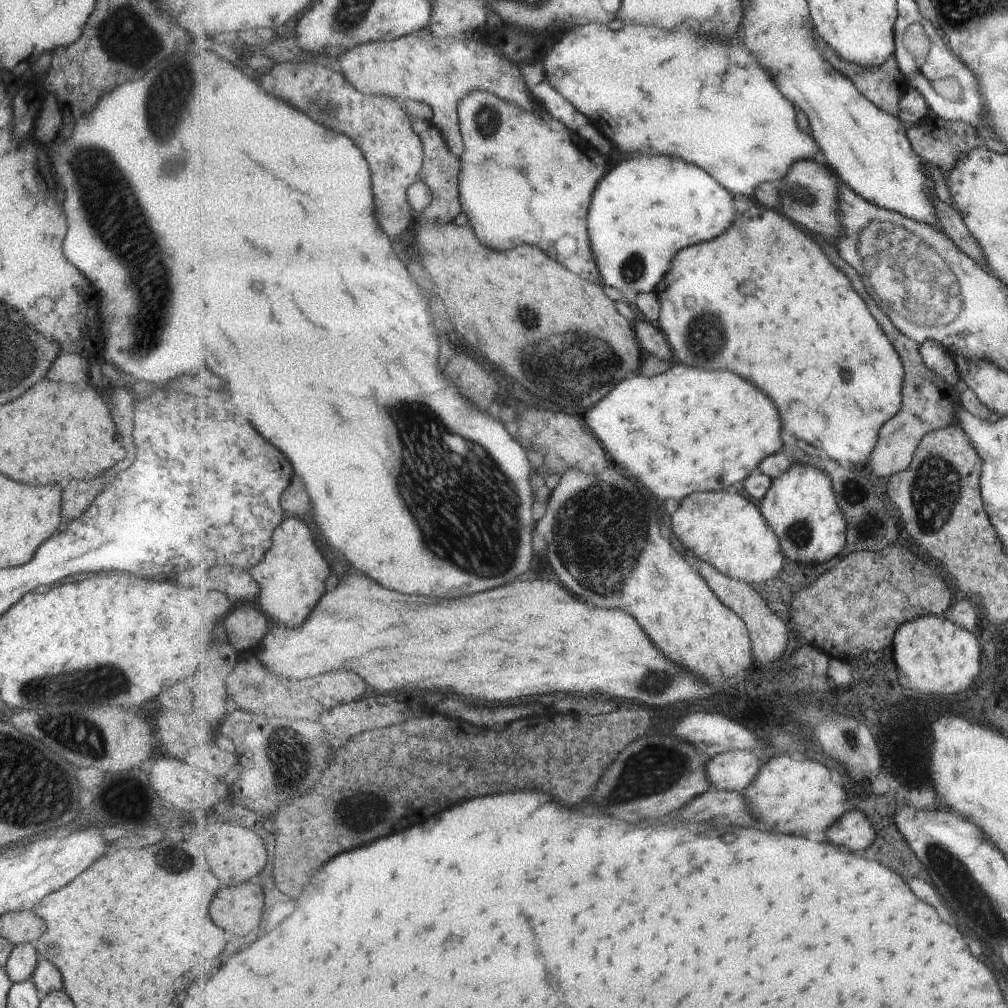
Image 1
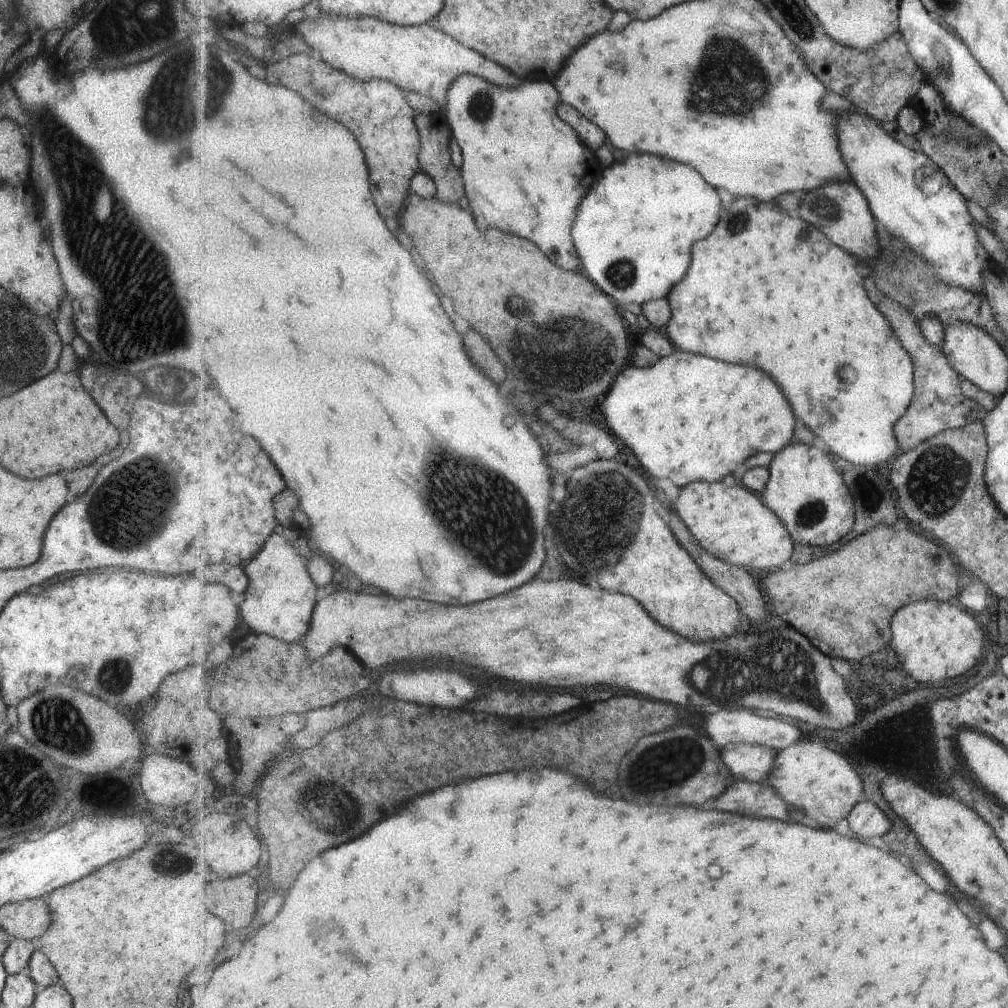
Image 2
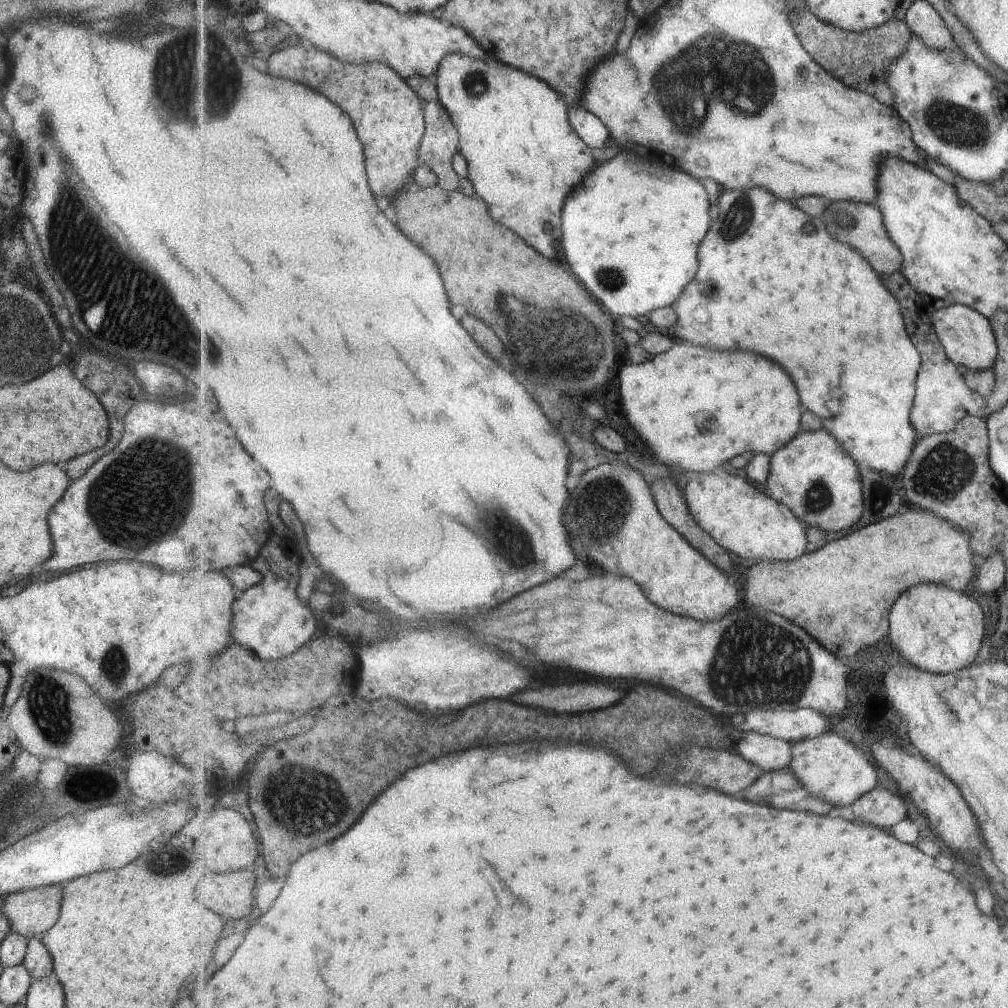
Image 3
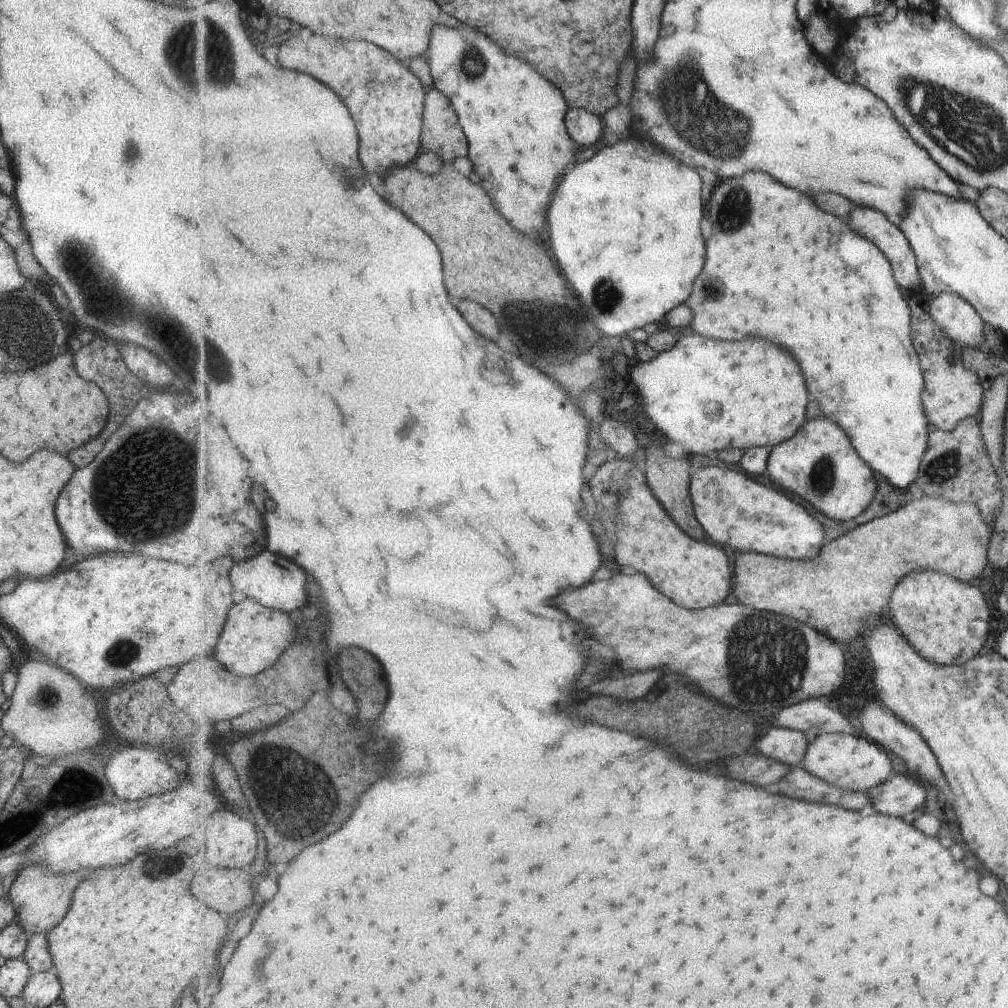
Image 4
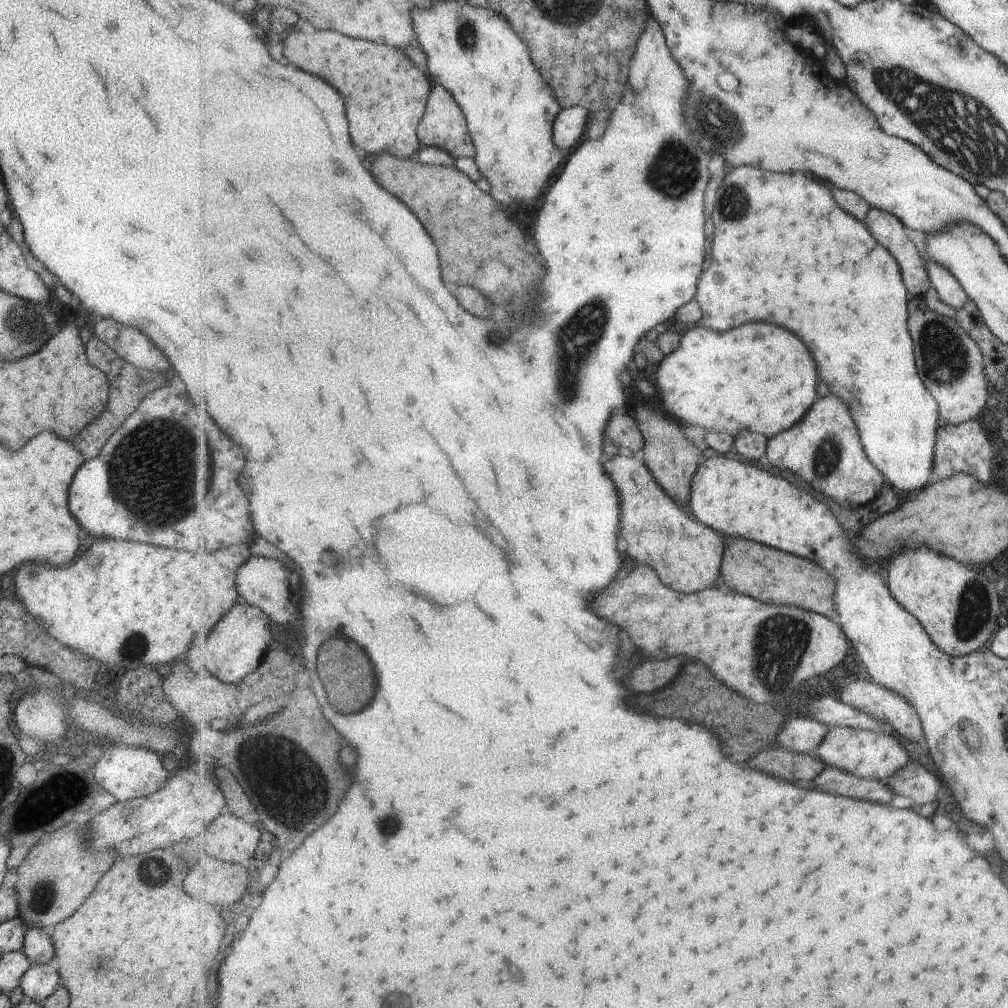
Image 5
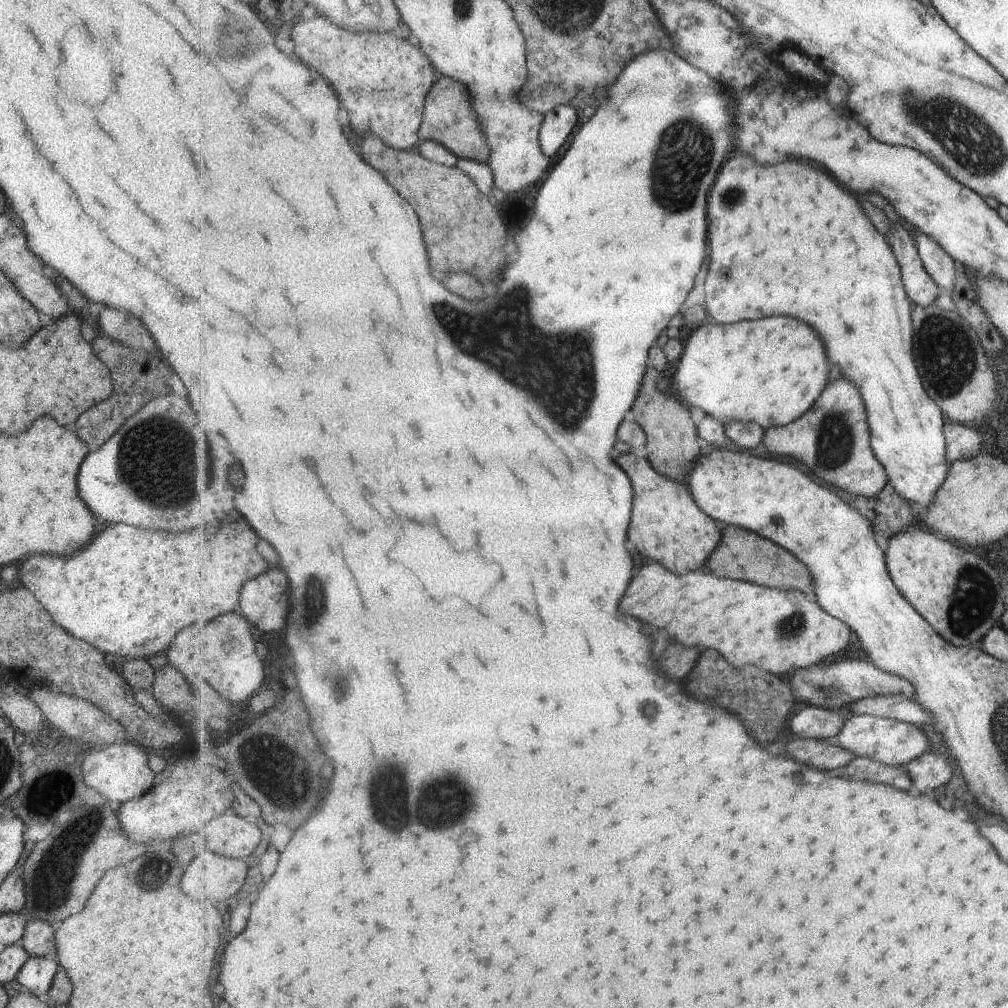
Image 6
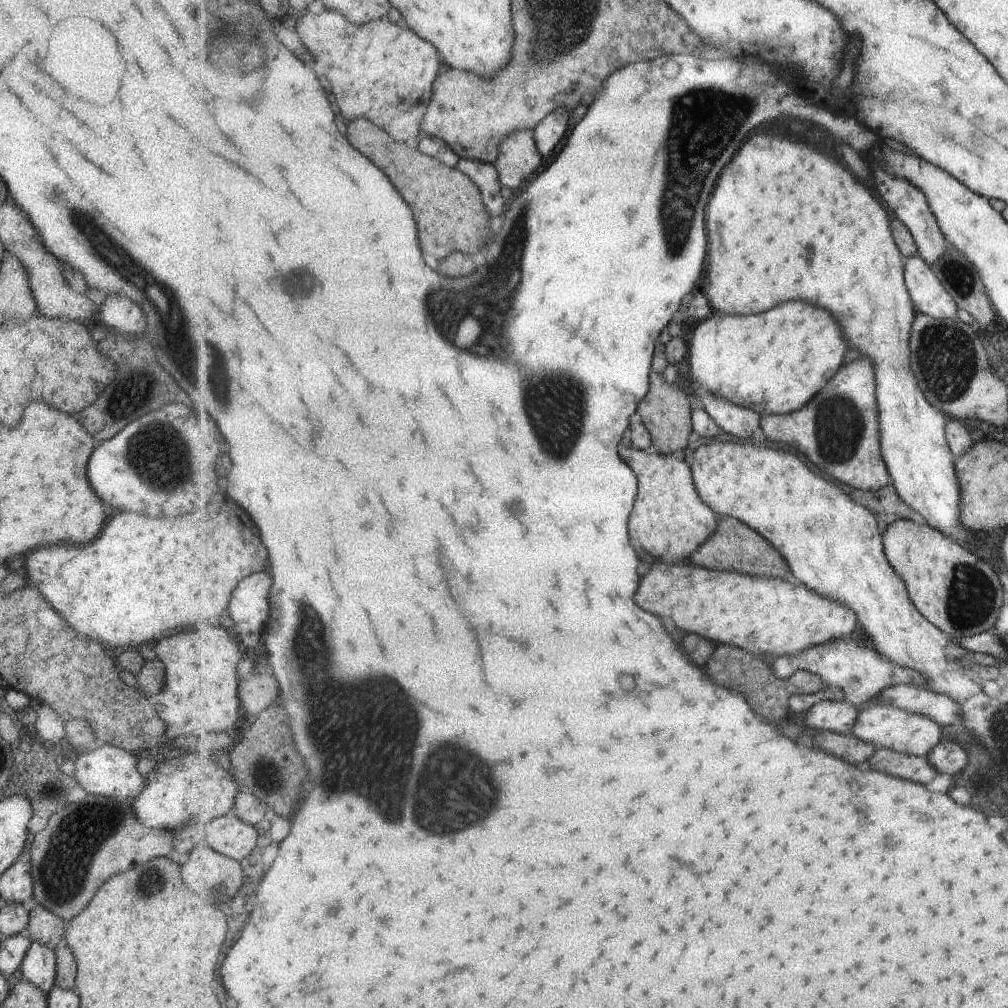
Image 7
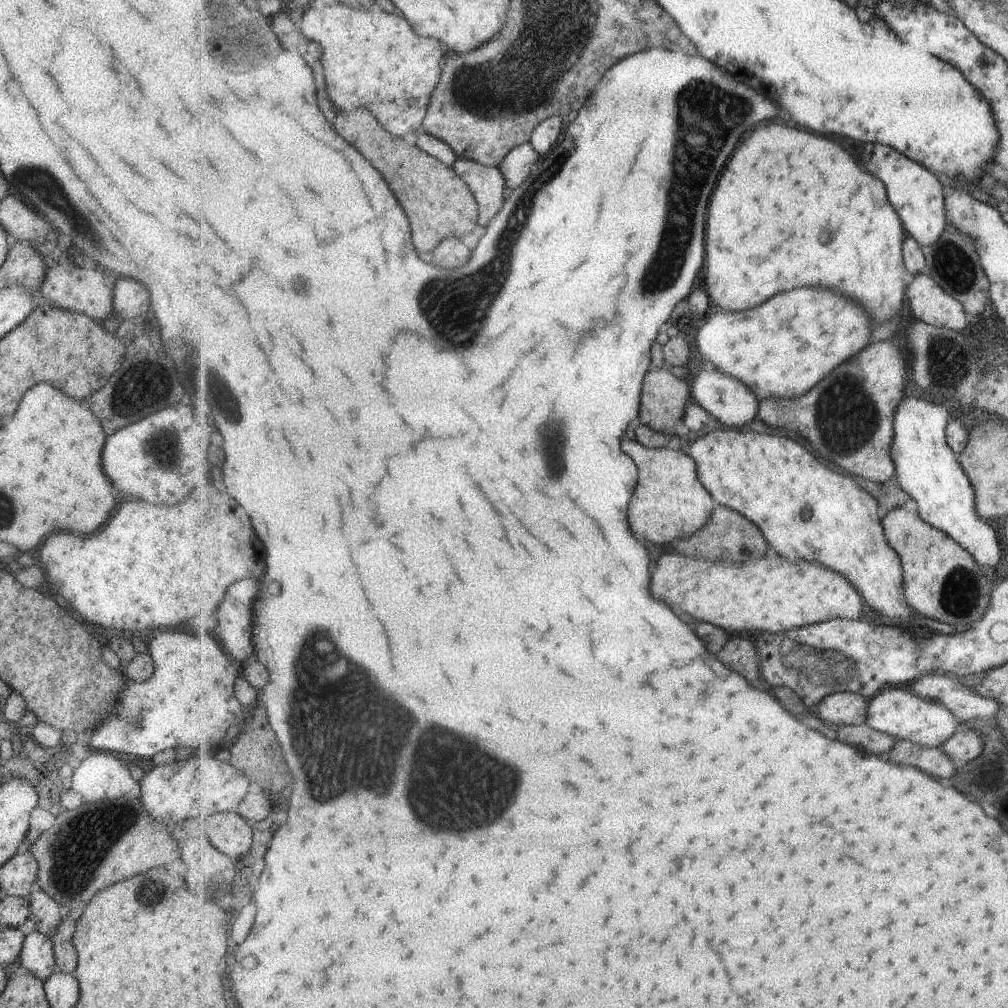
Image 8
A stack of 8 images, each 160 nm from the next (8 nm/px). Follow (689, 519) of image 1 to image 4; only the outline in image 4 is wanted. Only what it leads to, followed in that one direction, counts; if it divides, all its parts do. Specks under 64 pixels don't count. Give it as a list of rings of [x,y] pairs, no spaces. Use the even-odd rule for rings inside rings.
[[[703,466],[692,474],[690,491],[699,522],[721,547],[796,561],[817,556],[817,548],[823,546],[823,526],[803,504],[797,504],[781,490],[759,484],[748,474],[727,466]]]

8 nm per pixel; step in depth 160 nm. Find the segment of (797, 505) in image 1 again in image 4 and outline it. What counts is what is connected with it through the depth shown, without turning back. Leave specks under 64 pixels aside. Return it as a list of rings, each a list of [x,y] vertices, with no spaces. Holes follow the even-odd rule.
[[[822,414],[807,420],[793,438],[772,447],[768,472],[774,482],[799,494],[815,510],[845,522],[867,510],[878,489],[878,476],[857,452],[850,436],[829,418]]]

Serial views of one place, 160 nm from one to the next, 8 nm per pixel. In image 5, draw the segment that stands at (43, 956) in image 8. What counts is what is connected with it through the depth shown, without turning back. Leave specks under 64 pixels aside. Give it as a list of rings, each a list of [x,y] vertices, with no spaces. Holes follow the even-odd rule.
[[[30,963],[29,968],[21,975],[18,985],[25,997],[41,1003],[59,984],[58,971],[46,964]]]

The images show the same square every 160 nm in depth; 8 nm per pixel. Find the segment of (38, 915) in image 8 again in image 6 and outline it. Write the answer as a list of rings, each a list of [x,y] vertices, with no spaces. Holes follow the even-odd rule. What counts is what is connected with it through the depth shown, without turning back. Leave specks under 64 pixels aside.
[[[39,919],[26,921],[19,944],[29,957],[44,957],[56,952],[54,941],[55,926]]]

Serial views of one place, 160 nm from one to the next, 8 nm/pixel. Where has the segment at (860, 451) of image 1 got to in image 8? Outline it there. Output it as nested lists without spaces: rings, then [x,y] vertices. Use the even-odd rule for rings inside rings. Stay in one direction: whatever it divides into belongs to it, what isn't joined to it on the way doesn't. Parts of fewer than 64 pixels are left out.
[[[767,124],[759,126],[739,148],[735,150],[735,156],[731,156],[731,164],[727,166],[729,172],[735,176],[723,176],[717,184],[715,196],[711,200],[709,208],[709,218],[707,218],[707,282],[708,294],[714,304],[729,310],[753,310],[755,306],[765,304],[777,294],[795,290],[795,288],[805,288],[805,286],[819,286],[819,288],[833,288],[839,293],[848,296],[862,304],[866,311],[875,320],[875,326],[885,324],[889,320],[898,317],[905,304],[905,295],[908,291],[910,275],[904,261],[903,243],[908,234],[906,228],[888,199],[887,190],[881,180],[871,176],[869,172],[863,172],[853,158],[833,140],[827,140],[823,136],[817,136],[813,132],[799,130],[795,126],[785,126],[785,124]],[[905,396],[901,402],[903,404],[899,404],[895,414],[894,439],[890,448],[899,484],[917,501],[917,511],[923,520],[958,541],[979,564],[983,564],[983,568],[995,566],[1001,548],[993,528],[978,515],[974,485],[960,463],[959,454],[947,442],[949,412],[913,396]]]

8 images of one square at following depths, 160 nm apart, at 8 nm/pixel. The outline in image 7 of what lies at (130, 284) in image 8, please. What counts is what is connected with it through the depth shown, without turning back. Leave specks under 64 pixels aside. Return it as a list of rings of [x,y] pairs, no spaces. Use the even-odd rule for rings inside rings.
[[[121,295],[107,297],[99,309],[99,322],[124,335],[141,334],[146,330],[143,311],[137,303]]]

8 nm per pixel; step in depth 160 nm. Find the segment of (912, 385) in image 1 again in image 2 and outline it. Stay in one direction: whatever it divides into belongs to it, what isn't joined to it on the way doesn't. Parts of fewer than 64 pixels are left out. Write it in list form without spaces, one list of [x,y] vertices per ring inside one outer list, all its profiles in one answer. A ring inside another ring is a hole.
[[[867,273],[865,286],[867,286],[871,300],[875,300],[875,304],[879,304],[879,310],[883,314],[887,314],[889,324],[895,330],[903,348],[915,361],[916,379],[914,383],[916,389],[914,390],[913,400],[905,416],[894,424],[894,433],[900,446],[899,453],[912,451],[922,442],[941,434],[943,431],[964,427],[971,422],[982,421],[987,418],[987,409],[965,396],[961,376],[950,365],[947,355],[940,348],[929,344],[926,336],[922,333],[918,318],[915,318],[908,308],[892,300],[889,296],[885,296],[877,288],[875,280],[869,276],[869,273]]]

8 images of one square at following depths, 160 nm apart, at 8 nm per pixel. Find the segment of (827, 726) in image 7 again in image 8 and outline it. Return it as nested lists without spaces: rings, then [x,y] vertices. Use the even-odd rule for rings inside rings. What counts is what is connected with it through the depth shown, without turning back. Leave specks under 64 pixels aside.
[[[832,693],[817,705],[818,718],[837,727],[865,725],[868,704],[869,700],[857,693]]]

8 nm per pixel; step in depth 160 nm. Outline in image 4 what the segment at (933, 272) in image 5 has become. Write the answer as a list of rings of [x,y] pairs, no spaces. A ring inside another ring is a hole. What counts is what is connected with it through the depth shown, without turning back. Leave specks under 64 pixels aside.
[[[956,292],[943,293],[930,299],[930,315],[942,327],[943,332],[955,343],[965,347],[981,347],[986,342],[986,323],[982,316]]]

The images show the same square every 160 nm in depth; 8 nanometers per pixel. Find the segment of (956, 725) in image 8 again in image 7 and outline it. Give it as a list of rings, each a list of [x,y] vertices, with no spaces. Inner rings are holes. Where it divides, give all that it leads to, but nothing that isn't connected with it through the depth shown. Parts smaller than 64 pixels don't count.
[[[874,701],[860,710],[852,734],[877,748],[925,757],[942,741],[941,727],[936,720],[926,716]]]

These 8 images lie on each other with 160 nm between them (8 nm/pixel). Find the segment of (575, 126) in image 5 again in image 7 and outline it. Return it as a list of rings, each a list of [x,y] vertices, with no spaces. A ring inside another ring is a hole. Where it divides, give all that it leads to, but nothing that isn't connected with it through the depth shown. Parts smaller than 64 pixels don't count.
[[[559,107],[550,112],[550,115],[534,128],[534,139],[543,156],[549,158],[557,150],[557,146],[561,144],[565,134],[569,134],[572,127],[570,118],[571,112],[566,108]]]

